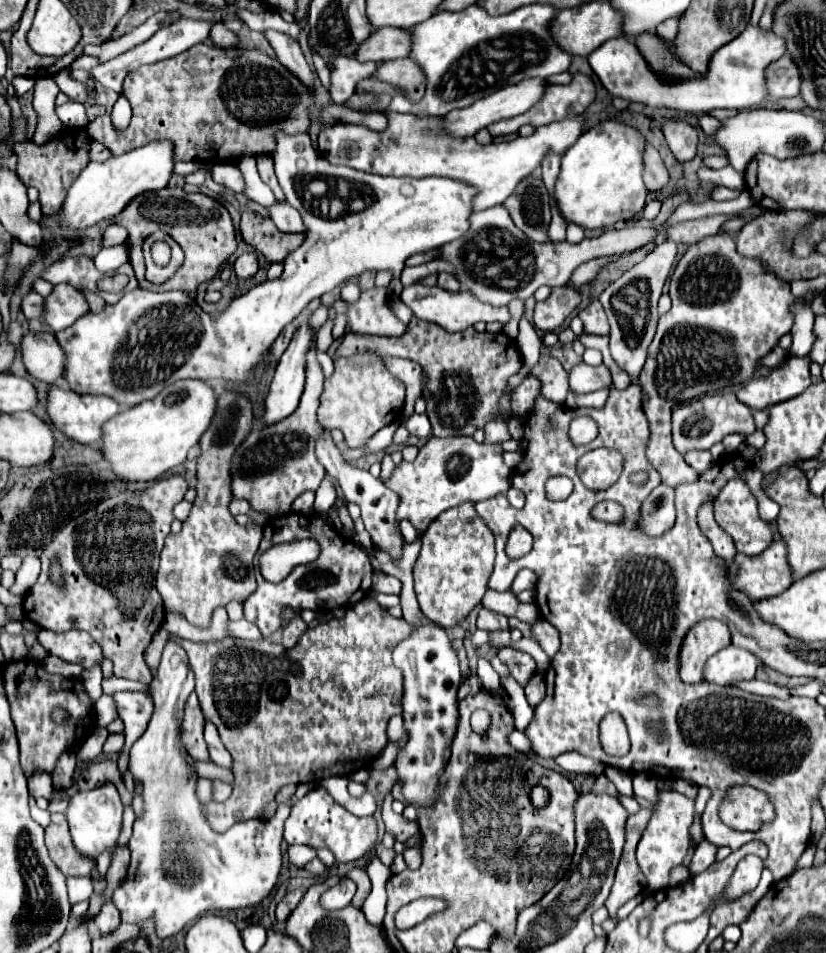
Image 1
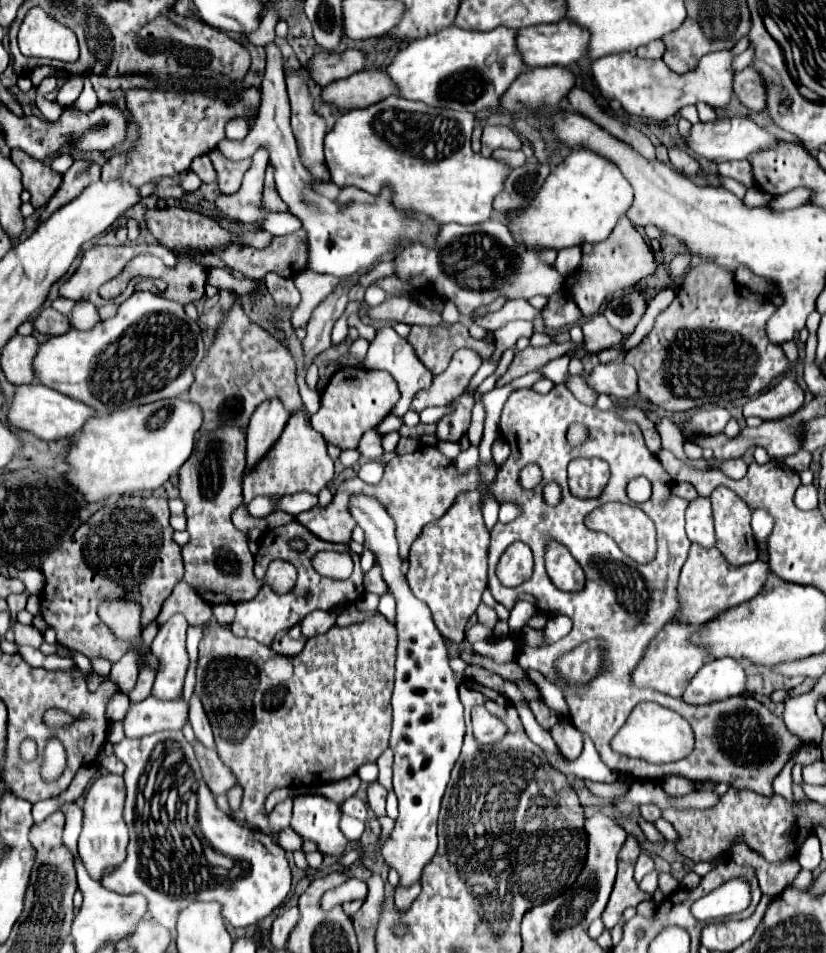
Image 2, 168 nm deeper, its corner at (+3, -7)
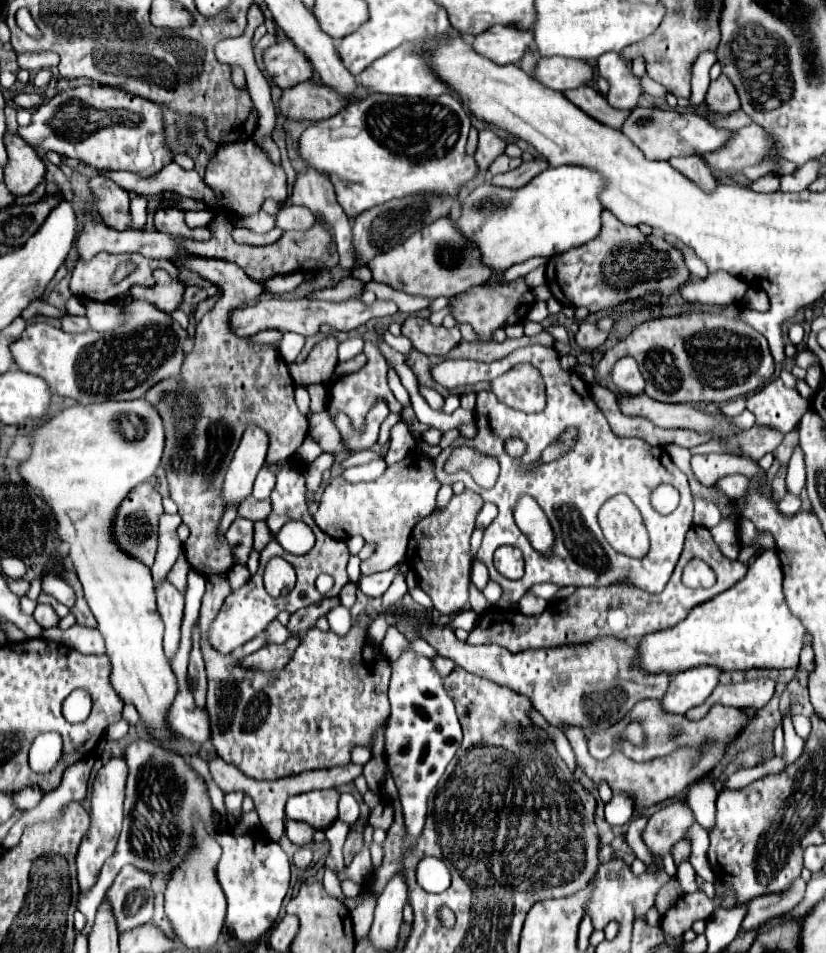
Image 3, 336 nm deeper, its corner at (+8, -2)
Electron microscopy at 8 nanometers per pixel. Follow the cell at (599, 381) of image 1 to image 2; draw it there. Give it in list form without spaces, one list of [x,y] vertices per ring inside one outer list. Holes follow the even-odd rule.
[[[608,362],[588,374],[588,386],[614,400],[632,400],[638,394],[638,376],[626,362]]]

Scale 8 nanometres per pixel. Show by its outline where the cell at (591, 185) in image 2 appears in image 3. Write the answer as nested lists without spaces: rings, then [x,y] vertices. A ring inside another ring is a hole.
[[[549,167],[521,189],[481,183],[463,197],[461,215],[455,221],[465,235],[475,239],[475,245],[483,251],[483,261],[495,267],[499,275],[515,263],[531,257],[553,257],[595,239],[601,231],[601,213],[605,209],[599,195],[605,187],[607,179],[589,167]]]

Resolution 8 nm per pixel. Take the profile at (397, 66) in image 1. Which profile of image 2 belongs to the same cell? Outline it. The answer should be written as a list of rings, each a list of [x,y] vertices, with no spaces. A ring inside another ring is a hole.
[[[356,72],[322,88],[320,98],[336,108],[366,108],[388,96],[396,96],[394,82],[384,72]]]

